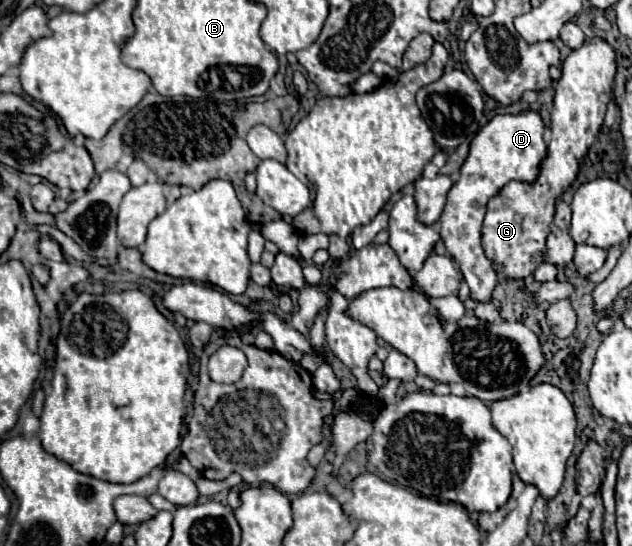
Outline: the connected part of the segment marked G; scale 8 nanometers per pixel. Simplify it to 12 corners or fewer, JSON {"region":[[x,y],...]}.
{"region":[[614,49],[566,57],[534,183],[488,203],[482,249],[522,281],[544,261],[614,87]]}

